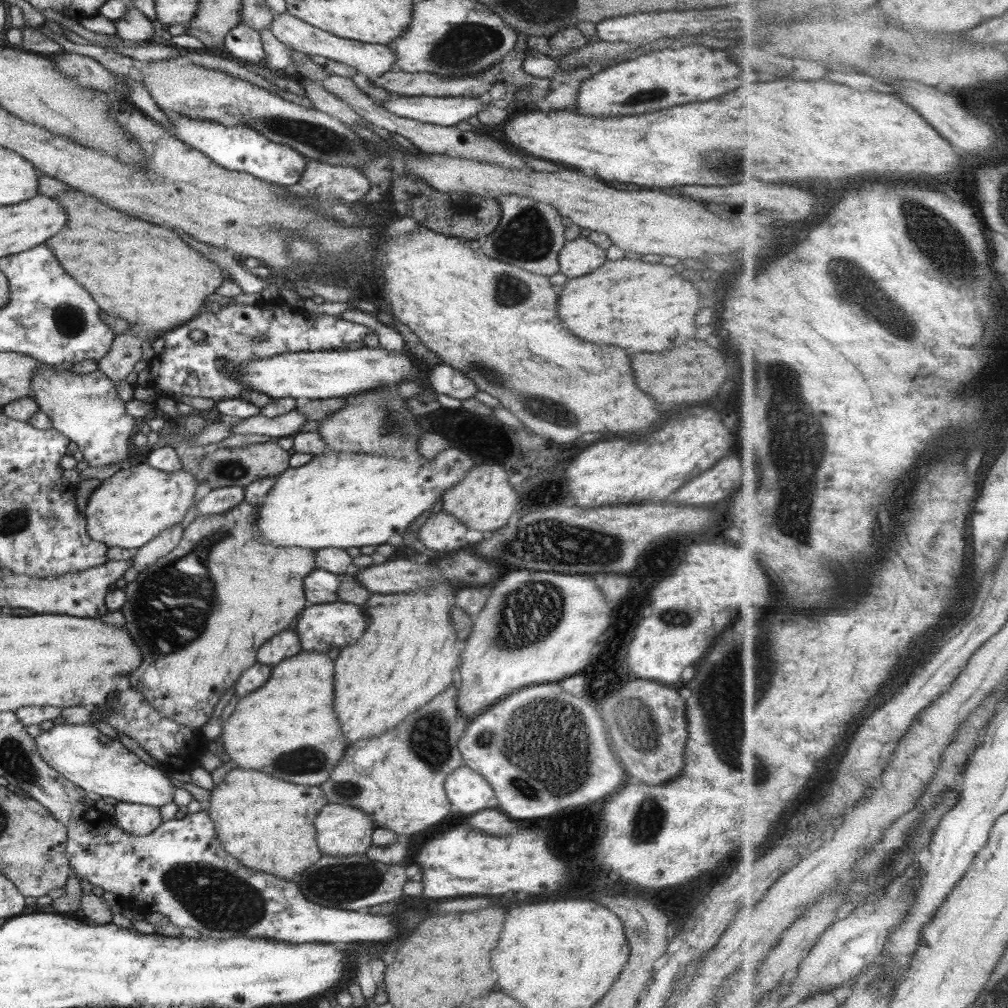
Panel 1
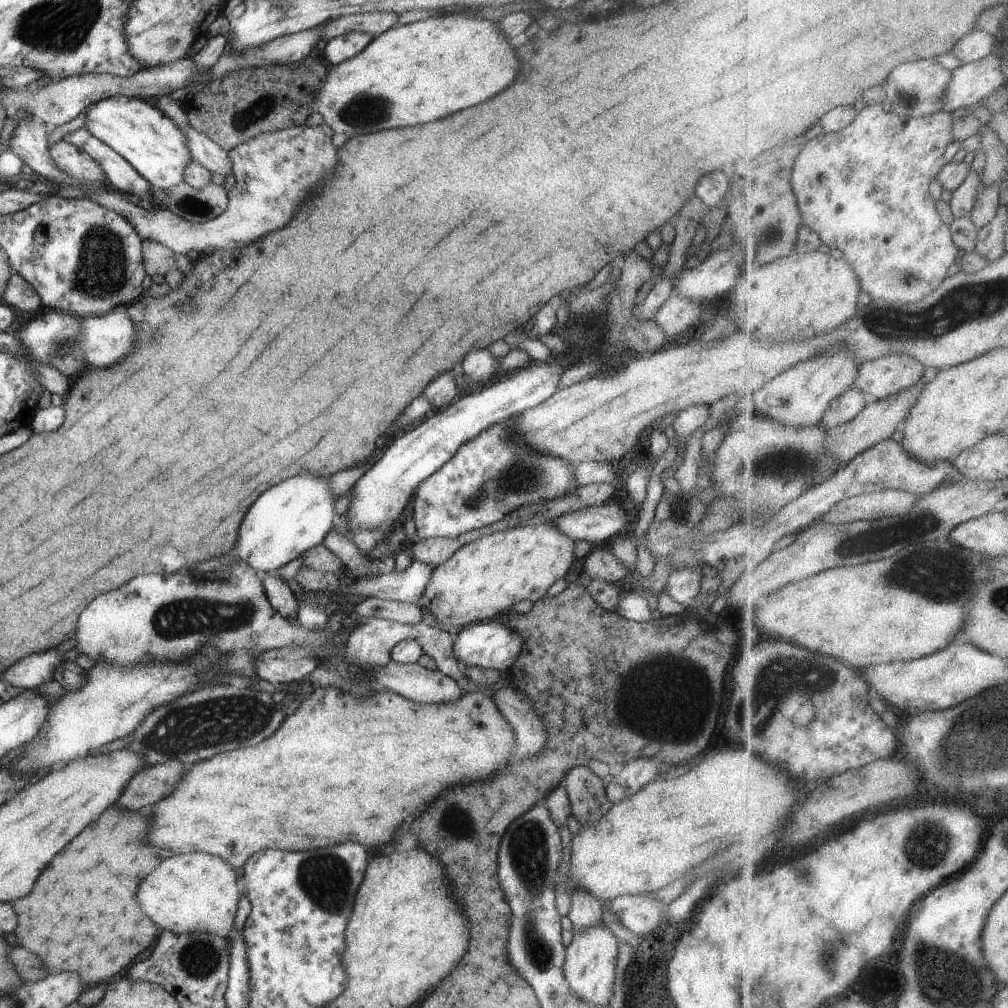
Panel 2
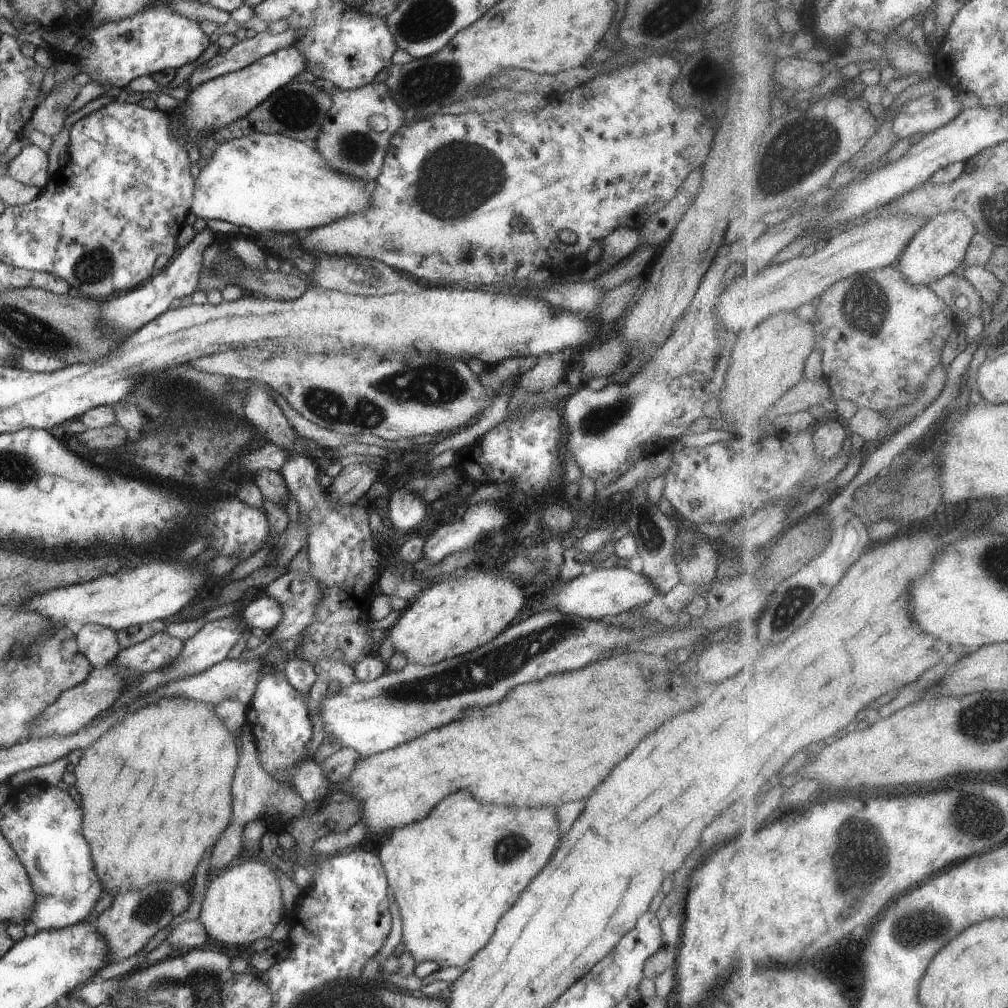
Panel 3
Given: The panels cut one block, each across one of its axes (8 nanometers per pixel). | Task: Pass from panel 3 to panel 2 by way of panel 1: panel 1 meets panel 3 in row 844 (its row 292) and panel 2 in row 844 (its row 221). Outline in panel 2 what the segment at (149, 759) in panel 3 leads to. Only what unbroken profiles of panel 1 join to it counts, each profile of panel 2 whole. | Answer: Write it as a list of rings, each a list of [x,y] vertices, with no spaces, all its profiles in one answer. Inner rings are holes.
[[[118,808],[104,810],[92,824],[88,824],[60,854],[52,860],[50,866],[38,876],[32,892],[16,902],[12,902],[18,918],[16,938],[18,944],[32,954],[38,954],[44,962],[48,974],[76,972],[87,988],[108,983],[123,975],[134,958],[148,950],[160,936],[161,929],[140,910],[136,902],[136,888],[140,880],[158,866],[160,858],[142,842],[142,836],[148,828],[148,816],[142,812],[128,812]],[[56,908],[58,910],[58,942],[56,942]]]

